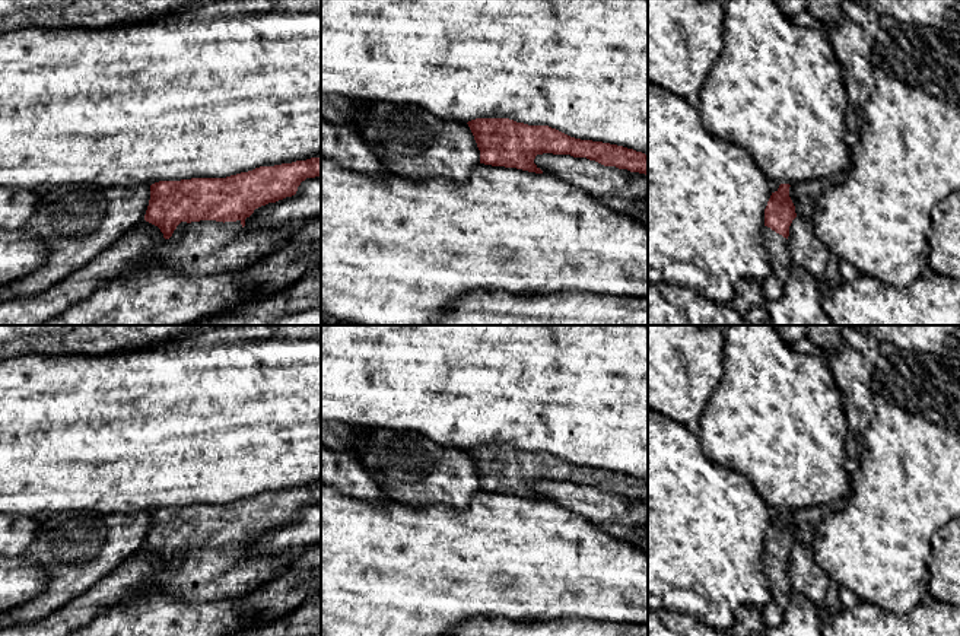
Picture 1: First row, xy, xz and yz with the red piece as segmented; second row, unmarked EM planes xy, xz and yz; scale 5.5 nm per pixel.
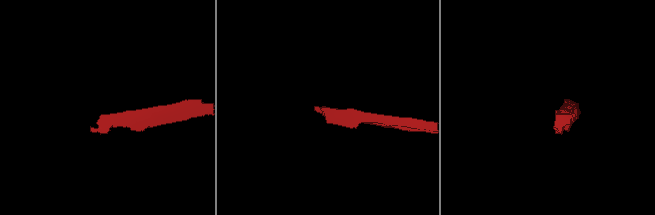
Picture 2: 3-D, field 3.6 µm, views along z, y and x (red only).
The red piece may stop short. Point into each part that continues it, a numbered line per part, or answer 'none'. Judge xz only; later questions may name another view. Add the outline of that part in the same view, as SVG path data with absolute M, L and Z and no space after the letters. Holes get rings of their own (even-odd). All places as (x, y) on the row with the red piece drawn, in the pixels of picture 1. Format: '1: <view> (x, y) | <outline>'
none

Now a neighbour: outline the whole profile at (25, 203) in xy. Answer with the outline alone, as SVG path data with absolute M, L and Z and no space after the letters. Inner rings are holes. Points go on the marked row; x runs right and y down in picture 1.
M0 188L0 228L18 230L31 220L39 195L36 190Z

